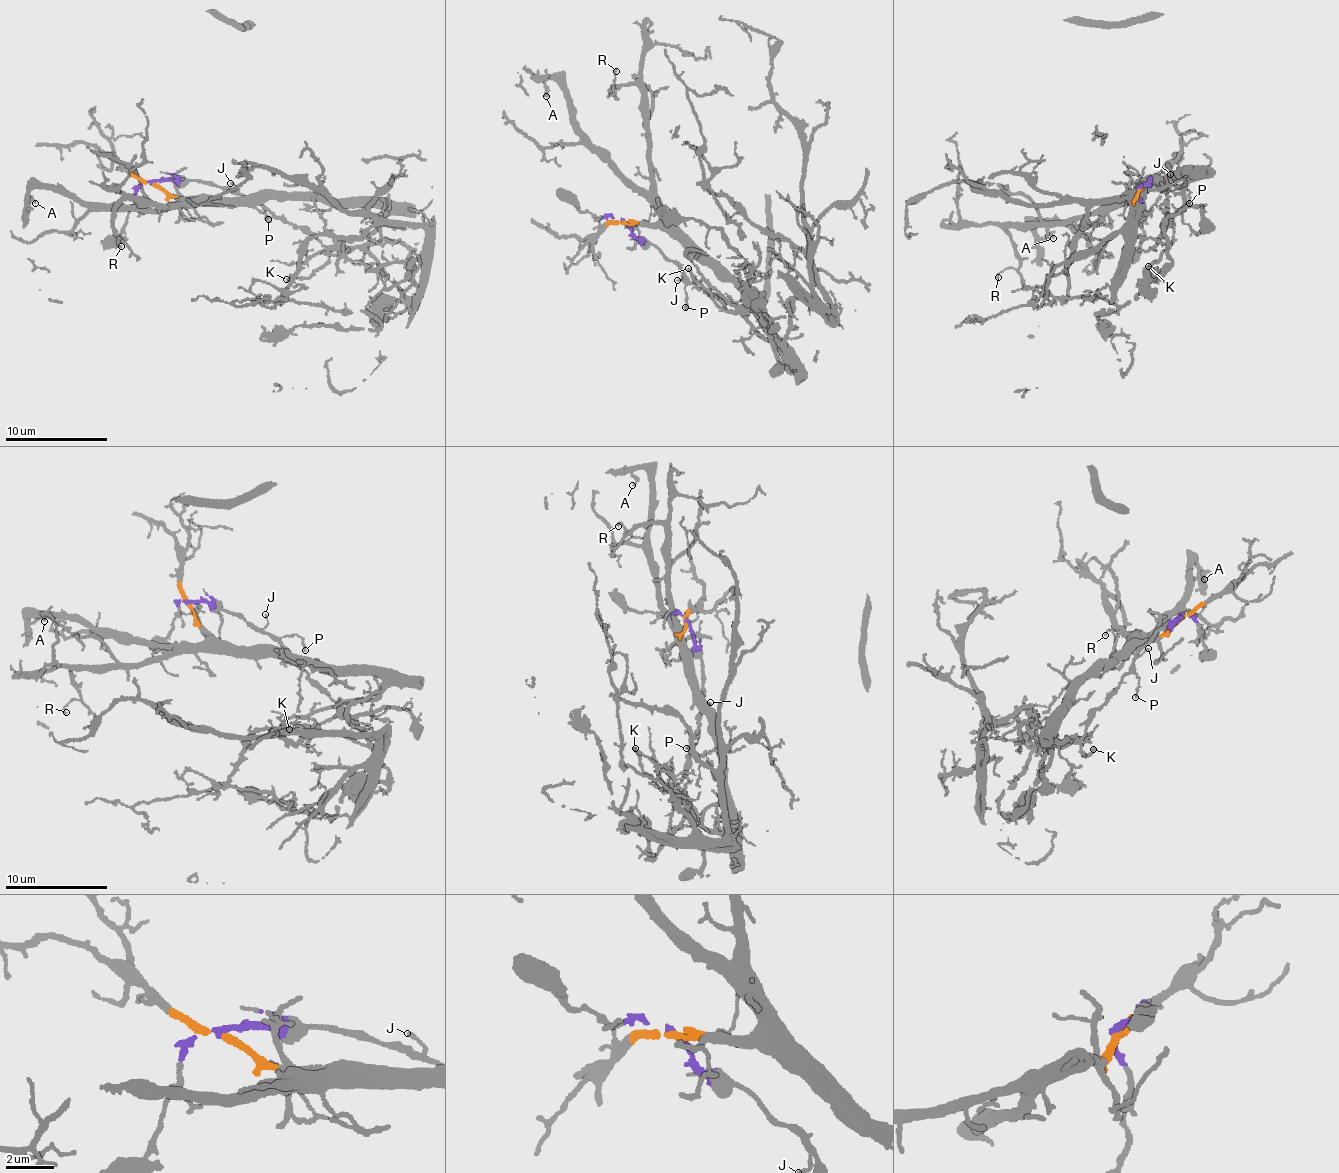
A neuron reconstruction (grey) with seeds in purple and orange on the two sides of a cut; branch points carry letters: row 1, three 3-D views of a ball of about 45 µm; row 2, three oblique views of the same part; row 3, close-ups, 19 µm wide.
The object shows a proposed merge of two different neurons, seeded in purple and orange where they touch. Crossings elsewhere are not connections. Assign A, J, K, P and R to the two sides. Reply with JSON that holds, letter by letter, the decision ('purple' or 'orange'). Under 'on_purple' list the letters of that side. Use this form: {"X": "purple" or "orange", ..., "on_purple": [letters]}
{"A": "orange", "J": "purple", "K": "purple", "P": "purple", "R": "orange", "on_purple": ["J", "K", "P"]}

